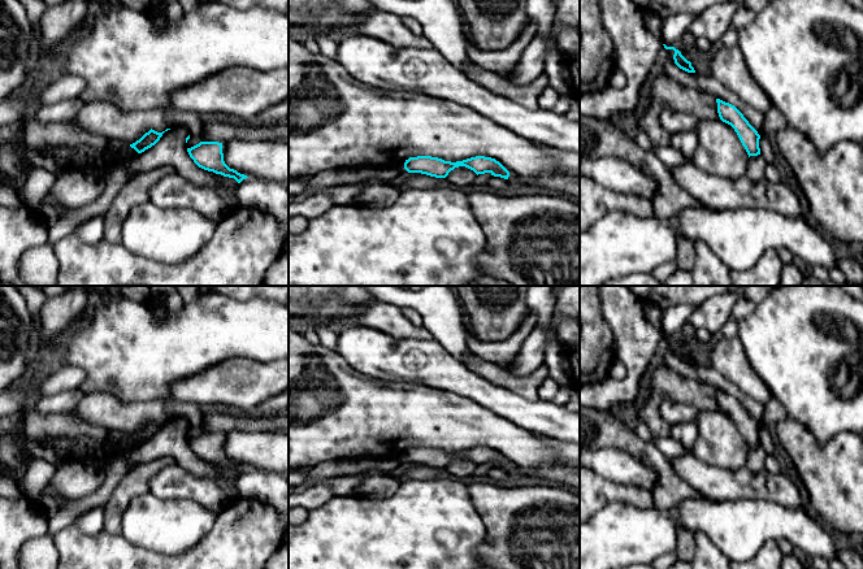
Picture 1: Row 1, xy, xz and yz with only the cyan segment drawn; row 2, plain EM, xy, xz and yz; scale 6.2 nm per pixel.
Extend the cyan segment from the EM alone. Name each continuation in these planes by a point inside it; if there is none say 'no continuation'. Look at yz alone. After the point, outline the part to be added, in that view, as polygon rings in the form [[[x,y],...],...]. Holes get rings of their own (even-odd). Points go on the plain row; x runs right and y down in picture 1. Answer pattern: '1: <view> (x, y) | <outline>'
no continuation

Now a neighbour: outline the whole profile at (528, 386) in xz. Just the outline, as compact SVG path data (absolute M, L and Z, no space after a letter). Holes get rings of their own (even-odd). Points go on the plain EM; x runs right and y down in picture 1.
M470 353L470 360L465 362L465 366L490 383L504 387L533 401L539 399L538 387L547 377L547 368L545 364L528 377L516 378L503 372L499 365L489 362L486 360L481 360L473 353Z

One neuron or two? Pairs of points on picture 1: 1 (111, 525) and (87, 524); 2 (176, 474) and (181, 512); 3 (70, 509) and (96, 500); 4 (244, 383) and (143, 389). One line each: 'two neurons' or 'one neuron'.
1: two neurons
2: two neurons
3: one neuron
4: two neurons

